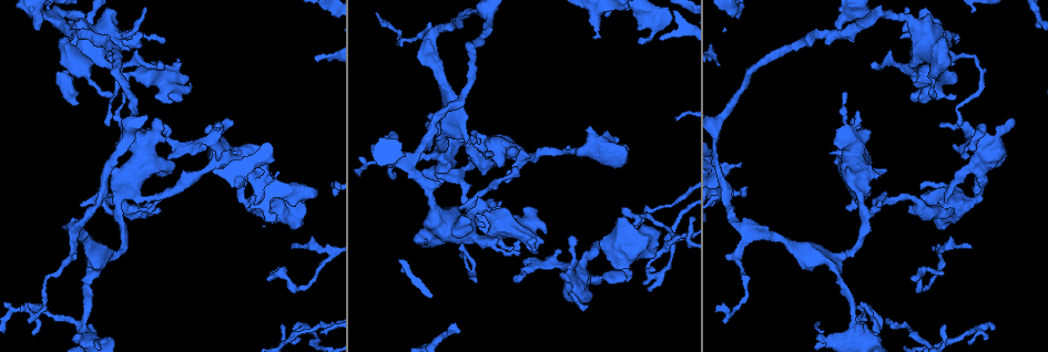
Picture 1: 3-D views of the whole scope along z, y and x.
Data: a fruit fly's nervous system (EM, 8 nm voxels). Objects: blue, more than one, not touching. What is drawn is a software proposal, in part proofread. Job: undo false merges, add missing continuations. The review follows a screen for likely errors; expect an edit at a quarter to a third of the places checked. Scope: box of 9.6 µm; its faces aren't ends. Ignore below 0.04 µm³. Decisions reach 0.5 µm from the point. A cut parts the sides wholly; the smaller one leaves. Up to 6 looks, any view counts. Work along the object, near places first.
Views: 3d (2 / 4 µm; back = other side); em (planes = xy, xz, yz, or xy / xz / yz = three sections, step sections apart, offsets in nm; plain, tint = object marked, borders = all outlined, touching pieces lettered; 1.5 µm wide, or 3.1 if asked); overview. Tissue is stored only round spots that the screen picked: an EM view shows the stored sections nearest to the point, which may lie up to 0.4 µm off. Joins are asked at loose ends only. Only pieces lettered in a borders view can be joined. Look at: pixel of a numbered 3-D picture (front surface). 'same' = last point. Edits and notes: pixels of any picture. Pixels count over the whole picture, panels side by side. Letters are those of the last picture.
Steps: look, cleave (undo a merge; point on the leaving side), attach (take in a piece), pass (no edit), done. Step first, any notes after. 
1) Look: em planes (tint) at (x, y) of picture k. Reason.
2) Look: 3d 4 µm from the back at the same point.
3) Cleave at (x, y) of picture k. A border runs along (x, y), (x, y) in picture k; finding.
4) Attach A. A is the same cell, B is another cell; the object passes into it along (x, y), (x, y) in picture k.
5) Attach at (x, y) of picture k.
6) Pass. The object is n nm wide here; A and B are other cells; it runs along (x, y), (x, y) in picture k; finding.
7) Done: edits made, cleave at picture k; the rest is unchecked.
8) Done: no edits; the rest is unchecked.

Look: em planes (borders) at (625, 157) of picture 1. Branch stops here.

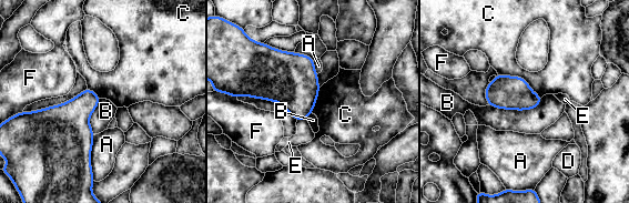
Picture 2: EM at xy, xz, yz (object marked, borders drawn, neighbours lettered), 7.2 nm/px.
Pass. A, B, C, D, E and F are other cells; a border runs along (498, 73), (521, 77), (541, 97) in picture 2; none of them fits.

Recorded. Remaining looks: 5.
Look: em planes (tint) at (620, 218) of picture 1. Free end.

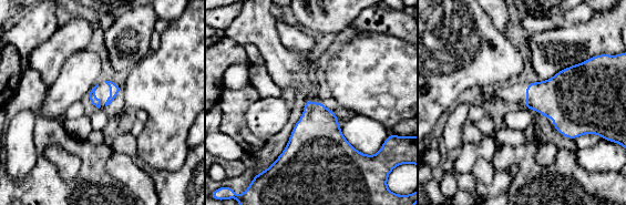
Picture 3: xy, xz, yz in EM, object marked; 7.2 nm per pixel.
Look: em planes (borders) at the same point. What lies round it.

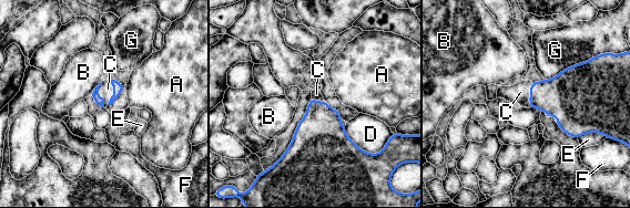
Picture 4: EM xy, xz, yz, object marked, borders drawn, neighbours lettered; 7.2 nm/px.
Attach C. C is the same cell, A, B, D, E, F and G are other cells; the object passes into it along (565, 94), (530, 94), (520, 92) in picture 4; the neuron continues.

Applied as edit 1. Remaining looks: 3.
Look: overview. See it whole again.

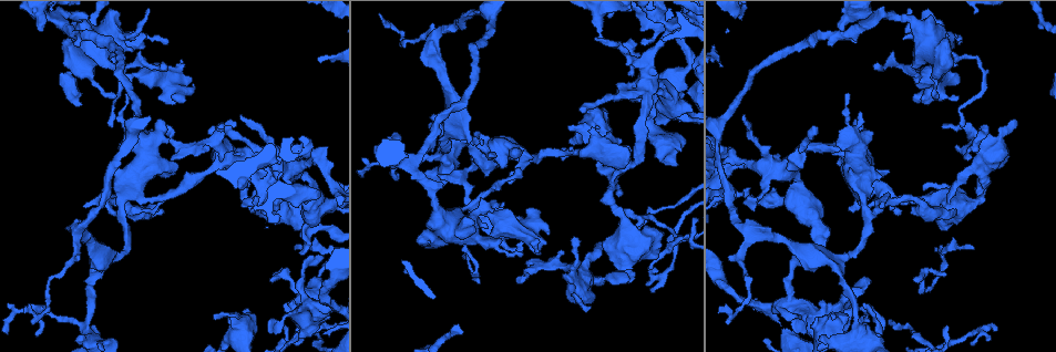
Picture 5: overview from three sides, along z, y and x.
Look: 3d 4 µm from the back at (214, 315) of picture 5. Free end.

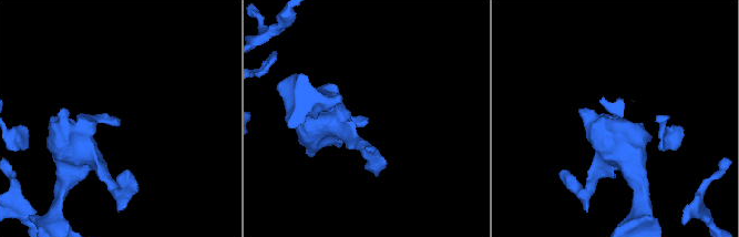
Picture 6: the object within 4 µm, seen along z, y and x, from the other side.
Look: em planes (borders) at (118, 119) of picture 6.

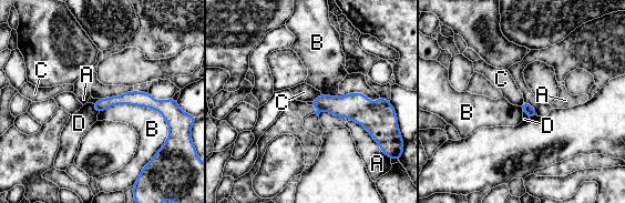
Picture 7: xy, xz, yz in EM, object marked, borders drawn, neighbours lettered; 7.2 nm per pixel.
Pass. A, B, C and D are other cells; a border runs along (321, 94), (308, 101) in picture 7; no lettered piece goes on from it.

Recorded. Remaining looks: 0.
Done: edits made, attach at picture 4; the rest is unchecked.

